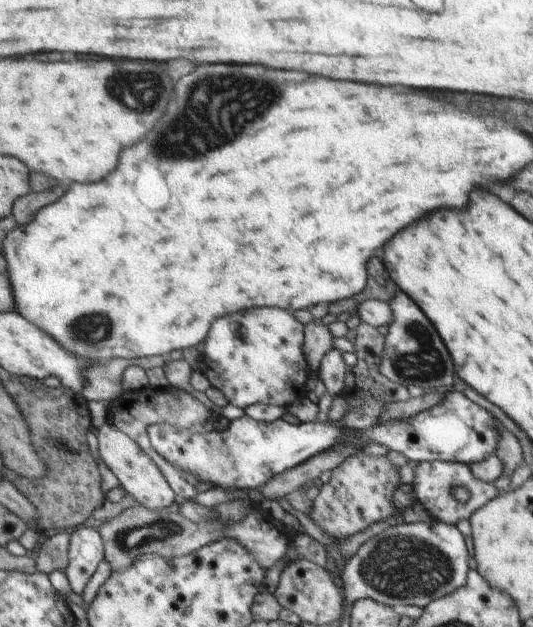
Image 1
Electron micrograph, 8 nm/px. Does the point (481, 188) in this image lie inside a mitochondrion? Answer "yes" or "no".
no

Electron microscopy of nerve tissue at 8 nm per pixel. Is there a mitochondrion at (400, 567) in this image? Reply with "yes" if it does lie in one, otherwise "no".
yes

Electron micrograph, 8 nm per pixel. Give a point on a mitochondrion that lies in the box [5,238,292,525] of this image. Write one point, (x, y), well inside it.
(95, 328)

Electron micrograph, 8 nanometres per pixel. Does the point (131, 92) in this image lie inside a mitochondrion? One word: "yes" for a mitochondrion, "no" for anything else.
yes

